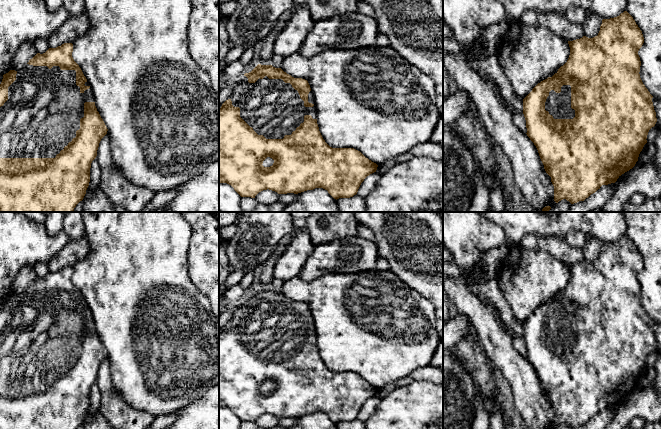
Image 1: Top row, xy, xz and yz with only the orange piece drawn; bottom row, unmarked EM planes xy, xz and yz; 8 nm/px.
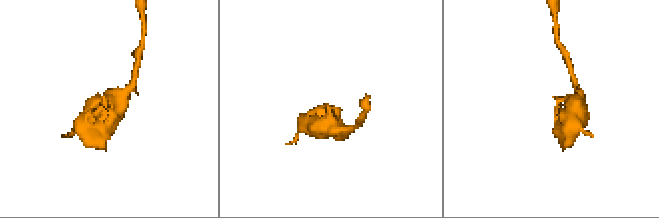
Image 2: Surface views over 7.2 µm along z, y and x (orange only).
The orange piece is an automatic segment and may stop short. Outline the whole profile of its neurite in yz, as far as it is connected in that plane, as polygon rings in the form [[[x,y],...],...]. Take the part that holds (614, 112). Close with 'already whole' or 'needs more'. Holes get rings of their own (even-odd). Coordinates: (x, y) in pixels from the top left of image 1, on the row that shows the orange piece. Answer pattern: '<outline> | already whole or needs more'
[[[624,11],[617,17],[603,19],[597,36],[593,38],[583,36],[580,39],[568,41],[570,55],[567,62],[561,66],[552,77],[548,77],[538,83],[523,99],[523,114],[527,128],[526,134],[536,146],[544,169],[551,177],[551,182],[554,186],[554,201],[556,203],[563,199],[566,199],[571,204],[584,201],[591,194],[600,189],[602,185],[615,183],[622,174],[632,169],[638,161],[639,154],[647,143],[648,132],[657,122],[656,112],[652,102],[653,96],[643,84],[639,74],[641,61],[638,51],[643,43],[644,37],[642,31],[627,11]]] | needs more

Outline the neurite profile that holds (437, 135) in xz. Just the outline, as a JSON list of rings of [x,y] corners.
[[[443,115],[439,118],[432,132],[430,141],[443,146]]]

